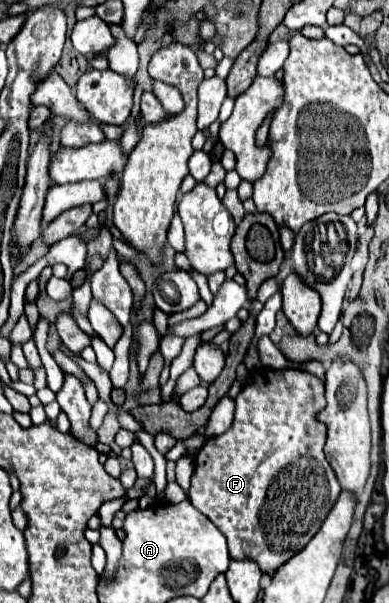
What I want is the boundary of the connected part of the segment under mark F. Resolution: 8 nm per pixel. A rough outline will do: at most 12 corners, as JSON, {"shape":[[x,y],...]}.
{"shape":[[253,369],[189,501],[269,575],[341,495],[323,381]]}

